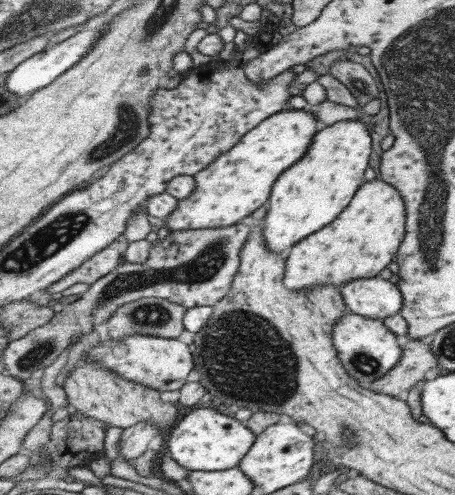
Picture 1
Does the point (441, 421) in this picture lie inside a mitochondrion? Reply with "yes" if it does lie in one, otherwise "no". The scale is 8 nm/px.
no

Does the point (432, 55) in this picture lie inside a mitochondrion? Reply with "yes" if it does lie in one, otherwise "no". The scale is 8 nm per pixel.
yes

